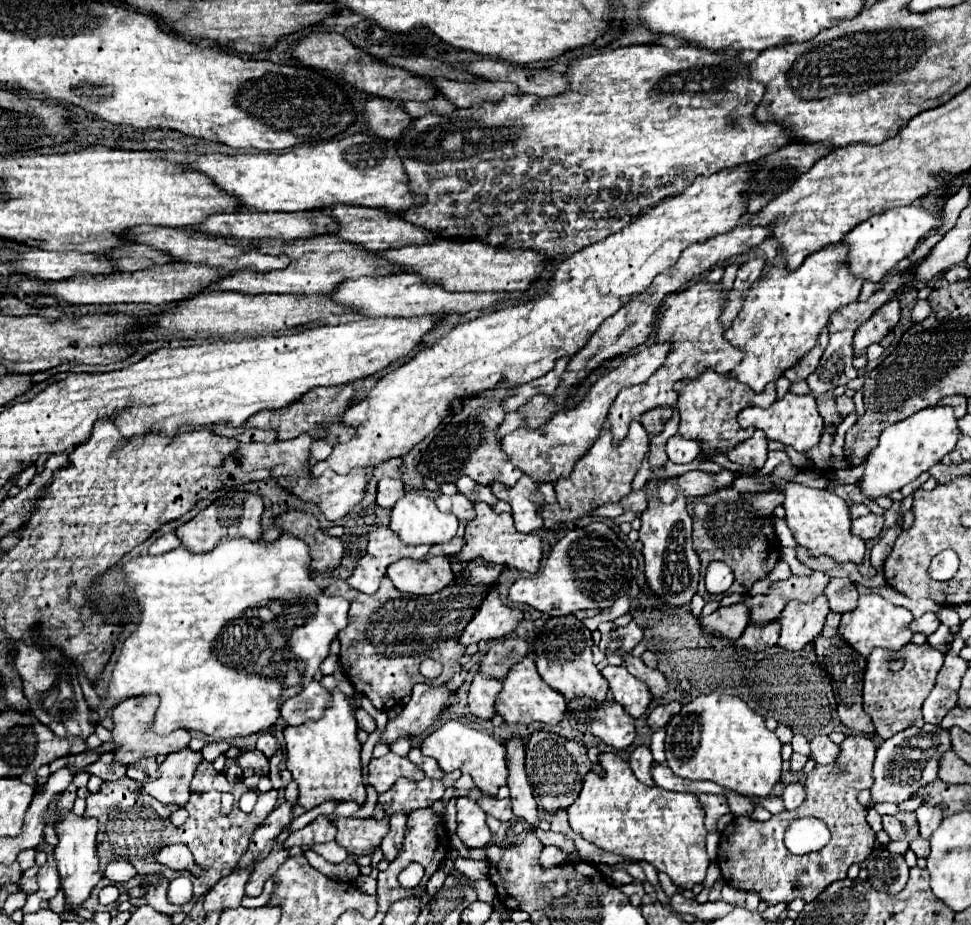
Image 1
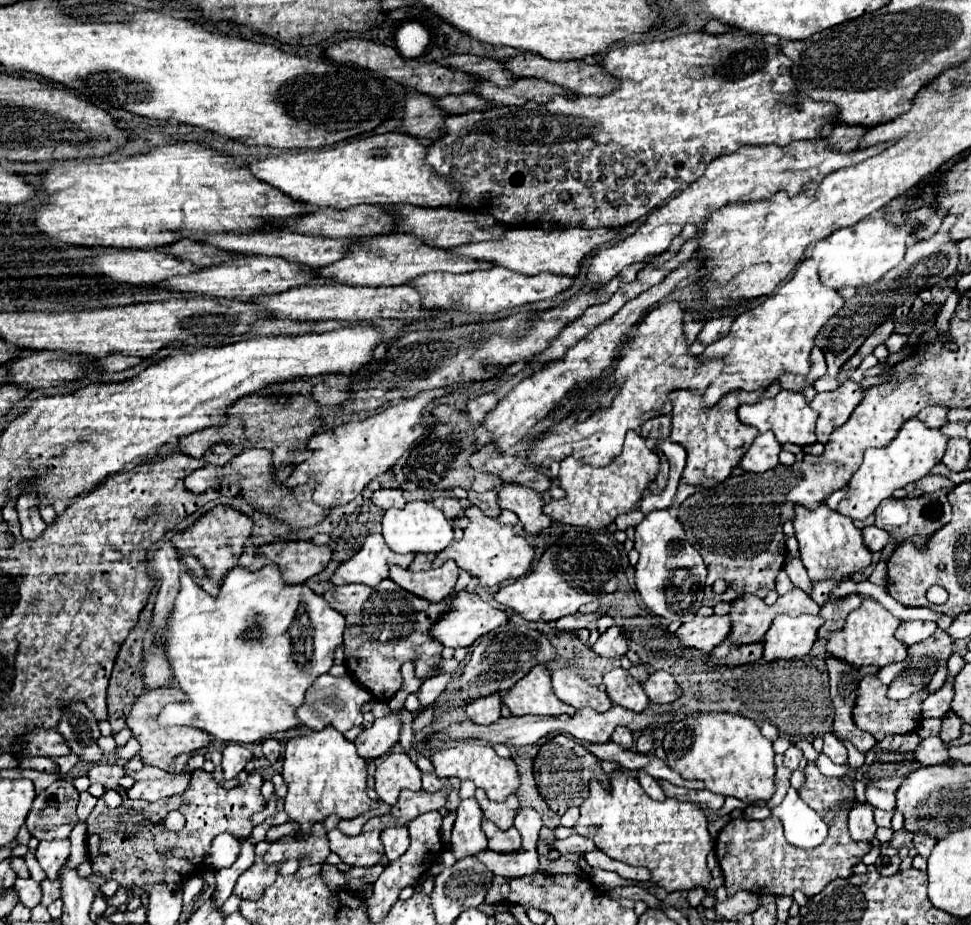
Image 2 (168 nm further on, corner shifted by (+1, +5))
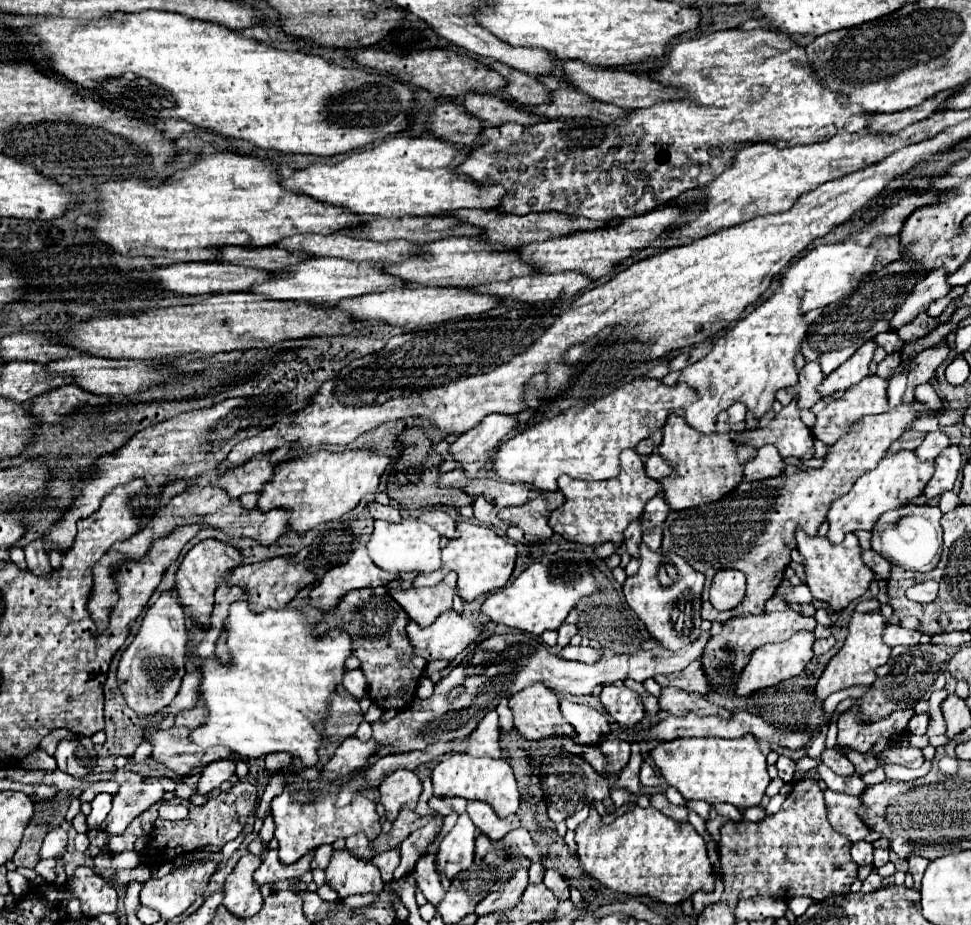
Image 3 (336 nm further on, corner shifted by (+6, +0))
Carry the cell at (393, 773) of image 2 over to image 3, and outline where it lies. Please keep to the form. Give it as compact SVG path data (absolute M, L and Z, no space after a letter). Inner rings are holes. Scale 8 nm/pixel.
M396 770L380 782L378 790L382 804L386 808L386 818L394 822L402 804L410 806L412 810L416 808L418 796L422 792L422 784L412 770Z

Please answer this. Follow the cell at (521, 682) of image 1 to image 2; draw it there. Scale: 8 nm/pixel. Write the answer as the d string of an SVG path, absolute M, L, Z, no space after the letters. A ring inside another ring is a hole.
M537 665L527 677L517 681L503 697L503 703L511 709L511 715L569 715L575 711L571 705L559 701L551 689L551 677L543 665Z

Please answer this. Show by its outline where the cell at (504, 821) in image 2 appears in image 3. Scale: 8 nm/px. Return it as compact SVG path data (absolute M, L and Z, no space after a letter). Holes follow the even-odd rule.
M470 800L466 812L470 814L472 822L476 824L476 828L480 832L484 832L490 840L500 840L504 838L508 832L520 828L520 818L518 814L510 814L506 818L500 818L492 806L488 806L486 802L480 800Z

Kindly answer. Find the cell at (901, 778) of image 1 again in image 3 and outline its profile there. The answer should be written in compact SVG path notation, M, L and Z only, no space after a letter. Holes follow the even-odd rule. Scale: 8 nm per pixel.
M858 840L852 844L852 858L858 864L872 864L872 852L874 852L874 846L866 840Z

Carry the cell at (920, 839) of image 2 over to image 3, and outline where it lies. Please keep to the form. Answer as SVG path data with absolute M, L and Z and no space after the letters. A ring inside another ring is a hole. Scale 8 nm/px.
M912 854L910 858L908 858L908 862L910 862L910 874L914 876L914 888L918 890L920 888L920 880L922 880L922 874L924 874L924 870L926 870L926 866L928 866L928 860L926 858L922 858L922 856L918 856L918 854Z

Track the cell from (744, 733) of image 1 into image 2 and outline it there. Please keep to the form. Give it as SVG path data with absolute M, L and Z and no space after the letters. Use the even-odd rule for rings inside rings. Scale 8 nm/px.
M739 713L687 715L673 723L663 739L667 765L685 779L699 779L713 793L733 795L745 803L769 801L775 793L773 743L765 739L753 719Z

